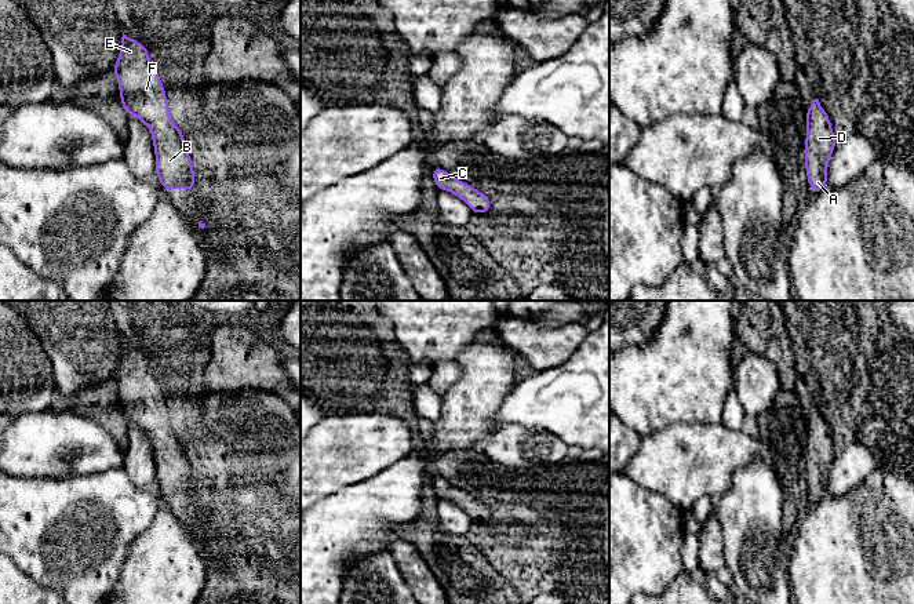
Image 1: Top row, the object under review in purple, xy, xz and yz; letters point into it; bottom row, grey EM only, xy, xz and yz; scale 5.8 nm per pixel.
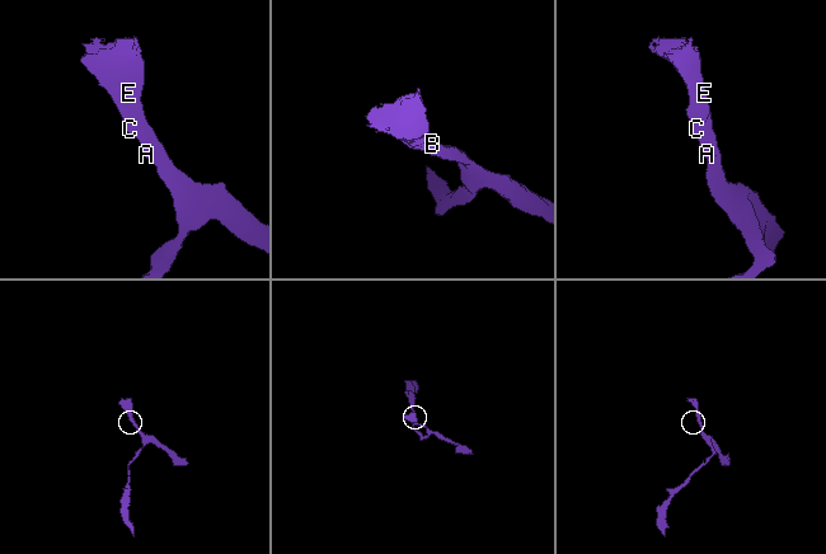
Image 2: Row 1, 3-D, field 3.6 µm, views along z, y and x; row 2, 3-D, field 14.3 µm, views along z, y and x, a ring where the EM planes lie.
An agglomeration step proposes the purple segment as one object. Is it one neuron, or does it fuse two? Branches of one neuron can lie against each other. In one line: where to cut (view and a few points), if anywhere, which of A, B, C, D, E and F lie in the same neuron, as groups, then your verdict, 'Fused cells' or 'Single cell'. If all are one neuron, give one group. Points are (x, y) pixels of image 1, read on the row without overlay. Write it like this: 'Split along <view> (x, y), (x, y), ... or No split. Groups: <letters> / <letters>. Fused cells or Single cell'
No split. Groups: A B C D E F. Single cell

